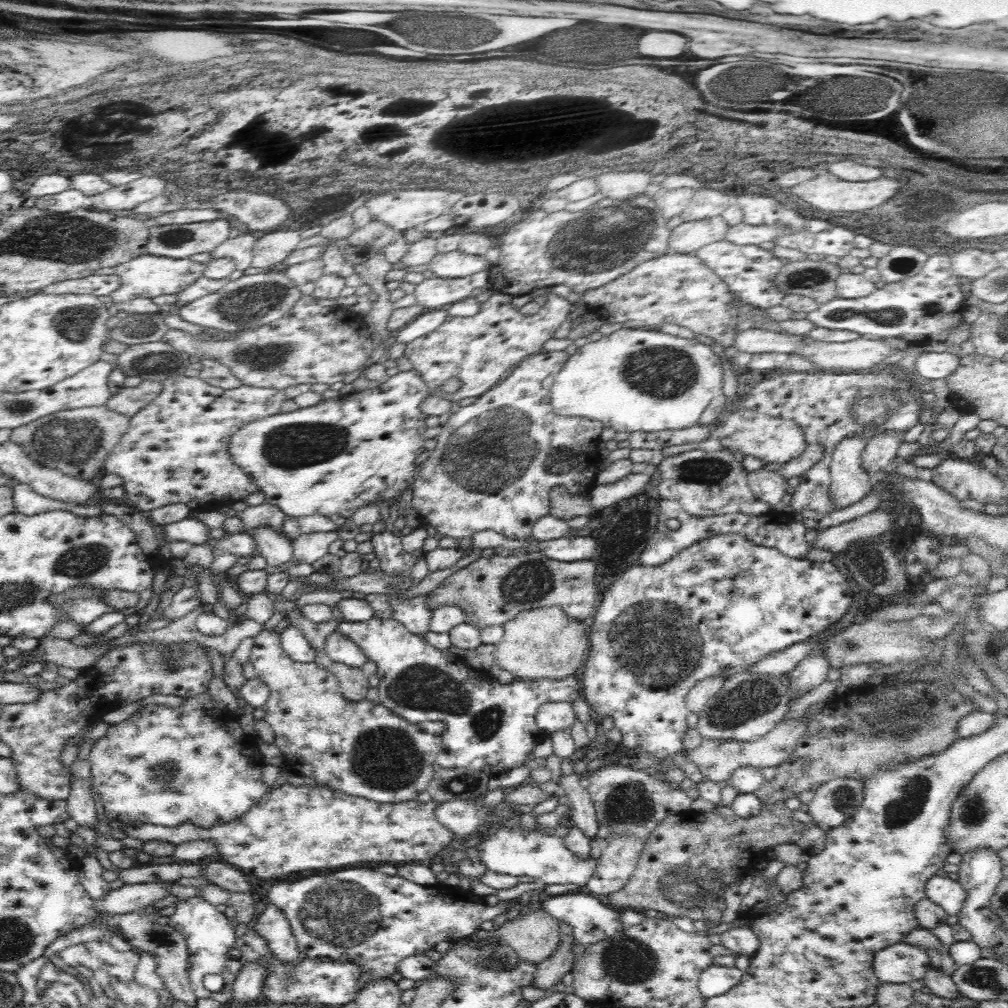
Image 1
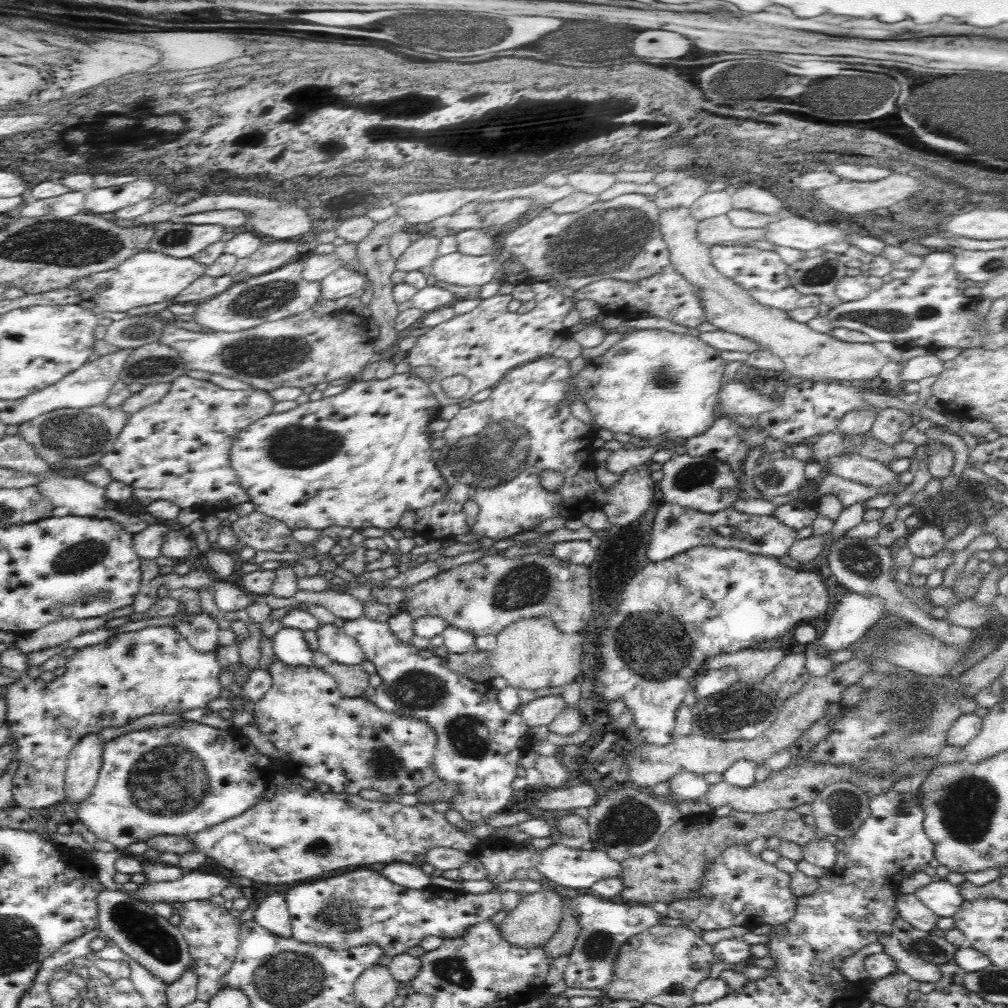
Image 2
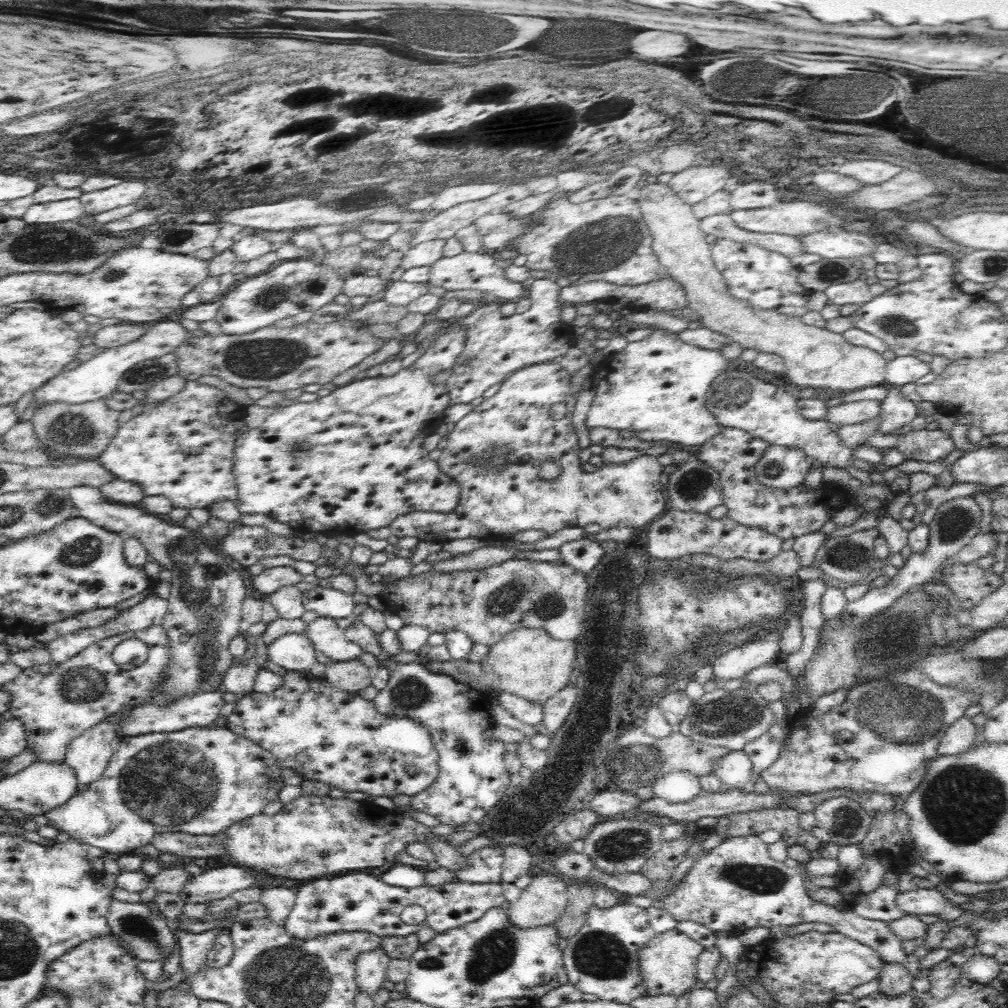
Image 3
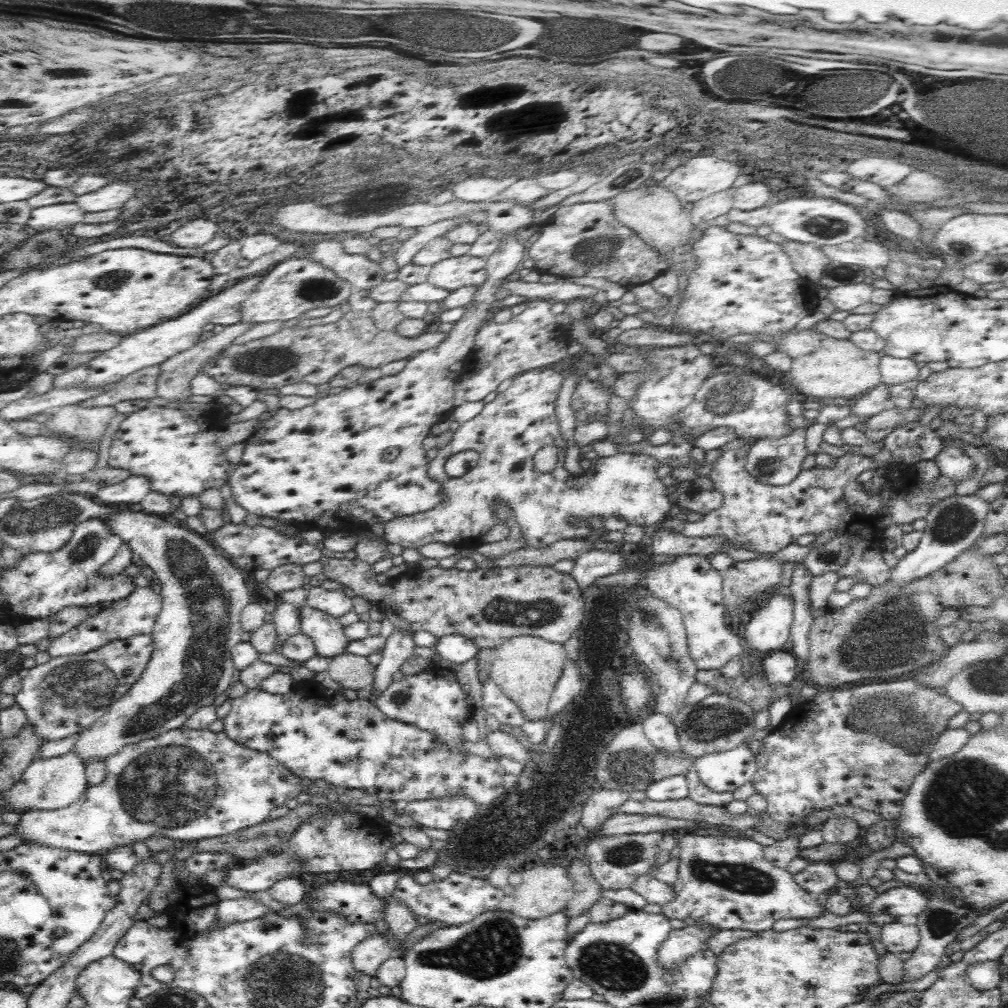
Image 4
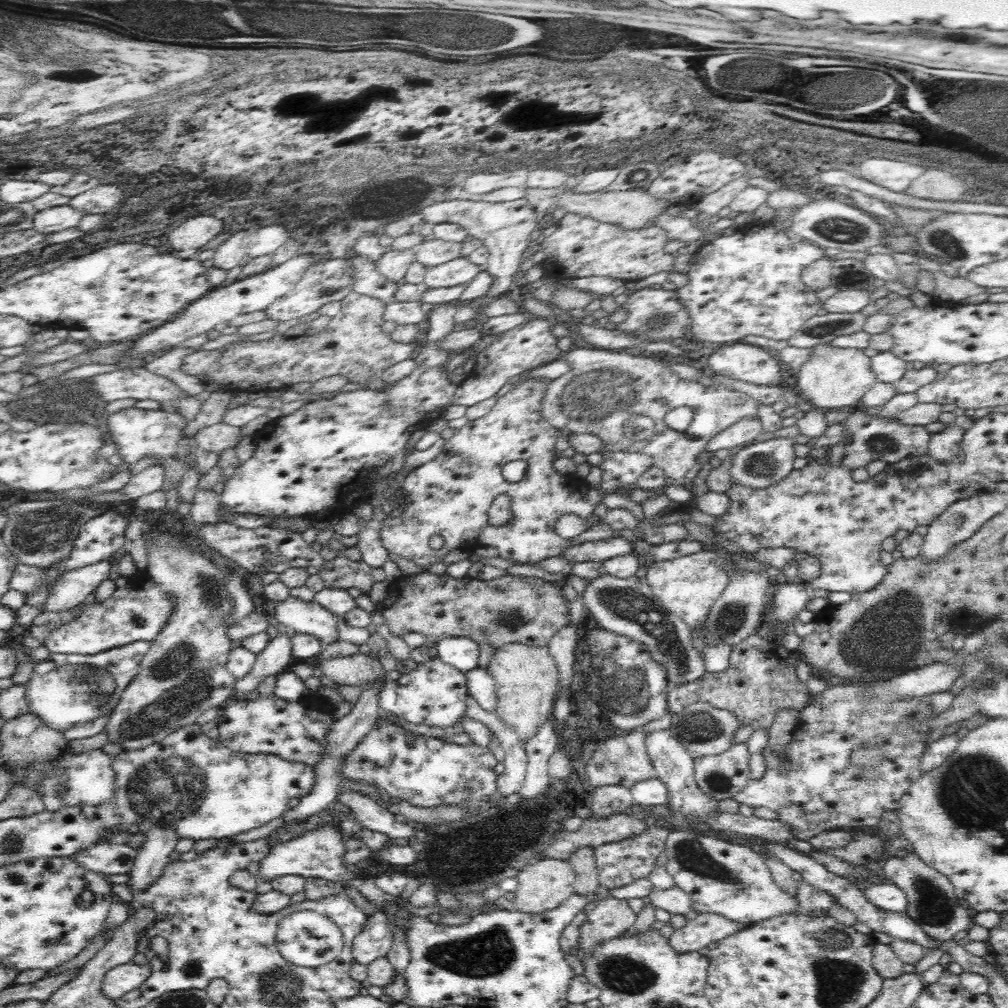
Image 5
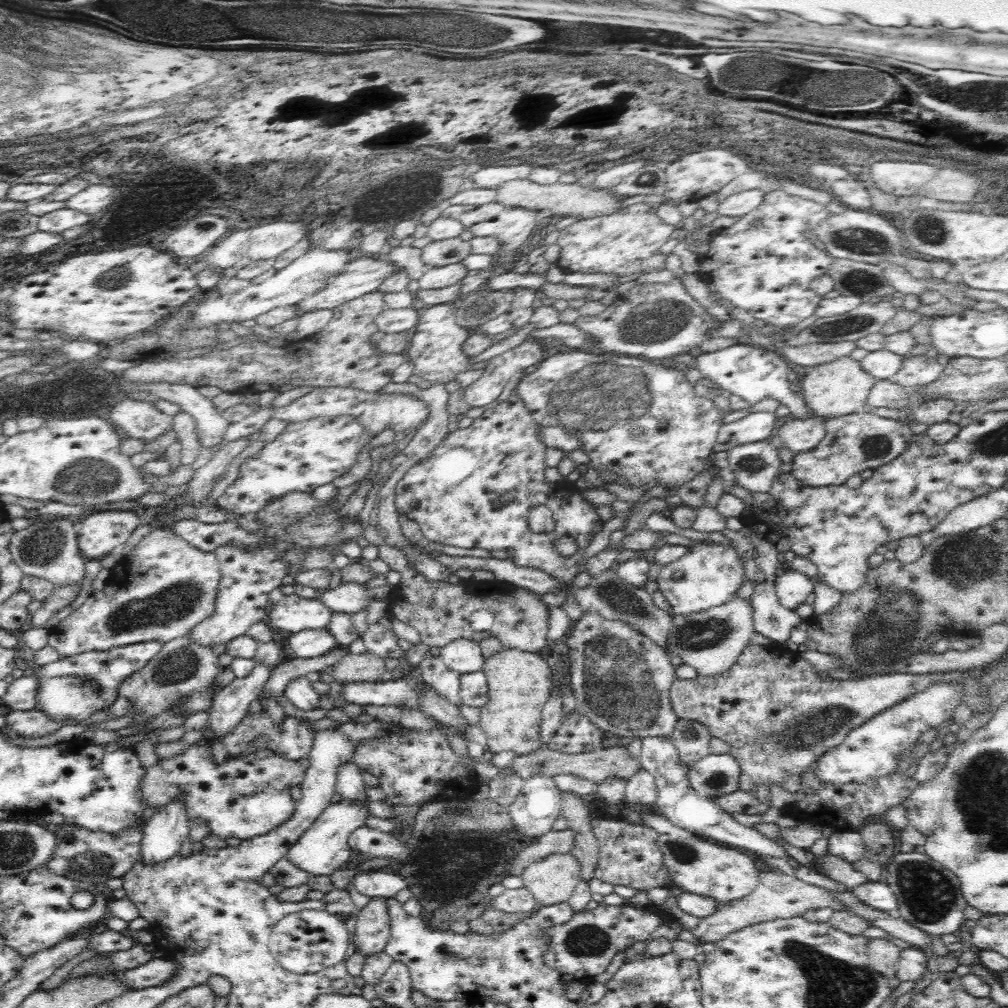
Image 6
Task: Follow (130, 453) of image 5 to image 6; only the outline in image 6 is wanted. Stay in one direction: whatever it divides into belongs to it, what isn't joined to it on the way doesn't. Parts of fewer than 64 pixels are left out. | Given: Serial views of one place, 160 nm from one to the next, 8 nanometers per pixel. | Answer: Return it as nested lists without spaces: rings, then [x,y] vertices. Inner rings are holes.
[[[129,396],[112,408],[110,418],[126,432],[126,436],[150,442],[173,424],[173,419],[155,408],[153,402]]]

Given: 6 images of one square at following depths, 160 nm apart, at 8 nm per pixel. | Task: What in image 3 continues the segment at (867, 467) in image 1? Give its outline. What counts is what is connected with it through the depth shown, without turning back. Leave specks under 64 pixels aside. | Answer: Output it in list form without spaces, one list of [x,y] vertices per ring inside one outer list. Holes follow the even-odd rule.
[[[887,386],[886,399],[880,409],[879,430],[884,434],[896,430],[914,420],[917,416],[917,406],[907,400],[900,387]]]

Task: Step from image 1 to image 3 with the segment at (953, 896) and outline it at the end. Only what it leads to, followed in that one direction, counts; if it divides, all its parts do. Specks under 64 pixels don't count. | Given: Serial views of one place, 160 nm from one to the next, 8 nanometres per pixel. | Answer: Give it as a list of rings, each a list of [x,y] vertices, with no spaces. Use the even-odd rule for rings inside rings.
[[[936,888],[898,891],[894,903],[906,915],[940,915],[948,907],[946,897]]]

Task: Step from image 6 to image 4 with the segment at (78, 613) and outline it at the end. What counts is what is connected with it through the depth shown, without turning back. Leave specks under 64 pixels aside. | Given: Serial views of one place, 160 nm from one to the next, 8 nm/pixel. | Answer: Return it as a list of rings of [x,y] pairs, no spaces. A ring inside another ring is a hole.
[[[150,586],[136,587],[126,598],[112,602],[97,614],[88,616],[78,626],[73,627],[61,636],[54,637],[47,649],[51,658],[68,656],[68,654],[86,654],[106,646],[109,642],[124,640],[136,635],[151,635],[156,619],[161,611],[162,597],[154,593]]]

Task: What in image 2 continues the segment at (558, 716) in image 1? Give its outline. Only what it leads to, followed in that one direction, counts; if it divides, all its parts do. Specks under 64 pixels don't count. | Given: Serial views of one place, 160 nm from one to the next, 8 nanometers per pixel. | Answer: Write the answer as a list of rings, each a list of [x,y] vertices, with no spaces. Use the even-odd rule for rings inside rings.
[[[545,695],[519,707],[520,715],[528,727],[550,725],[566,704],[560,695]]]

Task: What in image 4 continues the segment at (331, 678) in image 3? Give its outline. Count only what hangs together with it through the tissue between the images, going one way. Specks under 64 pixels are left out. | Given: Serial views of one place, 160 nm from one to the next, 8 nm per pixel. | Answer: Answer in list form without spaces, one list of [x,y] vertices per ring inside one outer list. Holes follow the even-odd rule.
[[[346,653],[332,656],[326,669],[332,680],[339,682],[344,689],[357,692],[369,688],[374,682],[375,666],[364,656]]]

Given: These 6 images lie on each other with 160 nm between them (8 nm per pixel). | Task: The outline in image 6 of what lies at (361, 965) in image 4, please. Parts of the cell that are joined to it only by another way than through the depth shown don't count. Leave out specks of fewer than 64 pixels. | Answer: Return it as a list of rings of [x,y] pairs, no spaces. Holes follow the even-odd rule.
[[[375,896],[360,908],[353,936],[357,950],[364,956],[370,956],[380,950],[384,951],[390,938],[391,924],[389,922],[391,919],[387,907],[388,899]]]

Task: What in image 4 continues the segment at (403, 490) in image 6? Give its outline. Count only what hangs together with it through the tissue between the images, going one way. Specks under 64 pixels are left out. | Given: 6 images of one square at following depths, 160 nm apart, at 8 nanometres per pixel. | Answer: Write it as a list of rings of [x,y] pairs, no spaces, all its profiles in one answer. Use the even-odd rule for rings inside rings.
[[[540,368],[530,370],[529,372],[520,374],[513,378],[514,383],[505,391],[498,393],[496,398],[486,403],[480,414],[469,421],[465,421],[453,432],[451,441],[444,445],[438,458],[434,458],[429,462],[428,477],[432,481],[440,484],[444,496],[442,500],[430,508],[426,512],[414,514],[411,516],[394,518],[384,526],[383,539],[388,544],[398,544],[405,548],[420,548],[430,542],[442,542],[442,544],[450,544],[450,546],[460,549],[477,549],[483,544],[492,544],[500,542],[508,538],[508,527],[501,522],[495,520],[493,516],[492,504],[494,500],[509,504],[514,513],[515,523],[520,527],[520,533],[524,537],[522,548],[518,549],[541,549],[559,540],[586,539],[592,535],[593,530],[588,527],[570,527],[567,524],[567,518],[582,519],[586,521],[588,518],[602,517],[606,519],[610,516],[622,516],[628,525],[638,526],[655,526],[664,522],[674,513],[675,506],[671,504],[670,496],[666,495],[665,485],[658,477],[656,470],[660,463],[647,454],[618,453],[612,456],[597,456],[590,461],[590,466],[586,471],[586,475],[571,475],[564,469],[564,459],[566,450],[569,447],[568,442],[560,437],[558,420],[554,413],[556,406],[556,397],[560,392],[565,376],[563,373],[555,372],[550,368]],[[553,444],[557,448],[557,464],[554,472],[540,473],[532,463],[534,454],[544,446]],[[464,450],[474,450],[480,454],[479,461],[476,466],[472,467],[466,474],[460,477],[450,477],[444,471],[444,464],[450,458],[450,454],[458,454]]]

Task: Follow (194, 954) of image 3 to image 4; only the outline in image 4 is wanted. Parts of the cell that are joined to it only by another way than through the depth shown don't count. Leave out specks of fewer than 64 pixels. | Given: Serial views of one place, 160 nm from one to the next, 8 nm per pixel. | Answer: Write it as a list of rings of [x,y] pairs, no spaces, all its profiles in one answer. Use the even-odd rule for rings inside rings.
[[[252,897],[221,900],[215,922],[226,926],[230,922],[255,919],[270,912],[270,907]]]

